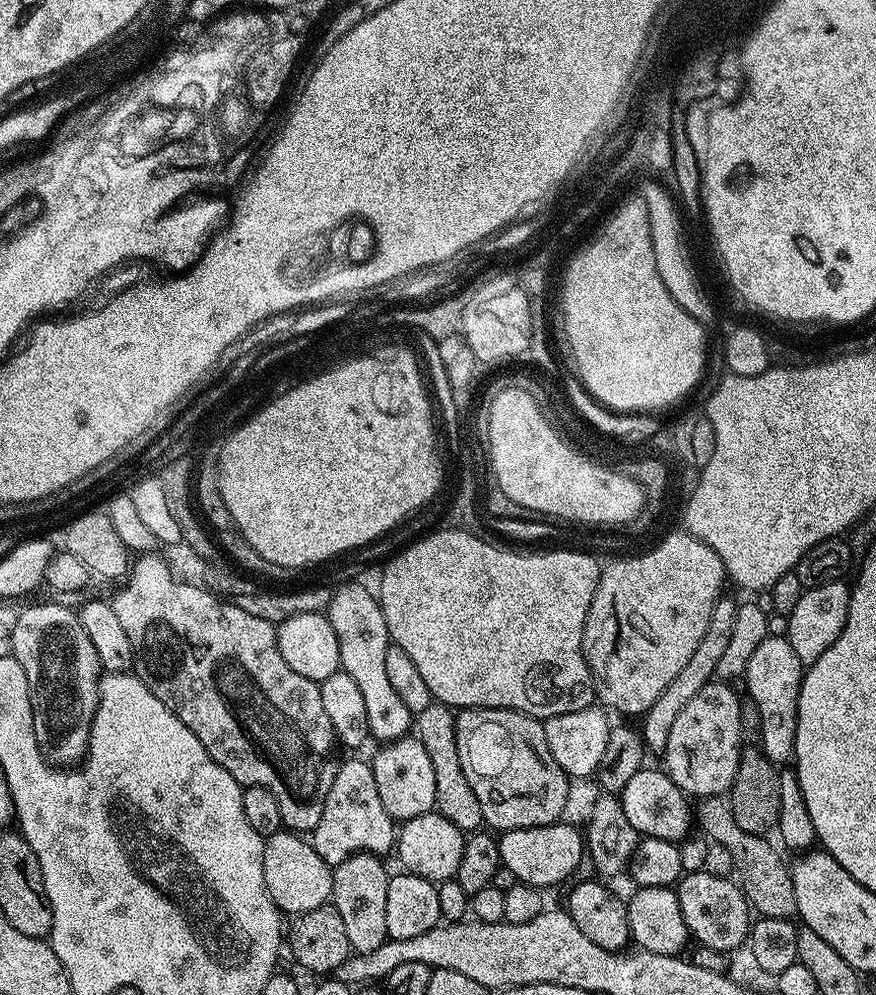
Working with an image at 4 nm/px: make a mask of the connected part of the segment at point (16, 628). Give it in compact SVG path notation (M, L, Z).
M32 604L29 608L24 608L16 616L16 621L11 621L12 630L12 655L22 666L22 670L26 674L26 682L28 683L28 697L32 703L32 717L34 718L34 738L36 744L40 748L40 753L44 755L45 760L49 764L63 768L71 769L73 766L79 765L84 757L88 754L88 738L92 729L92 719L96 717L96 707L100 701L100 682L102 679L102 669L98 662L98 654L94 651L94 644L90 642L90 638L86 634L86 630L82 630L80 625L80 617L75 611L72 612L64 604Z

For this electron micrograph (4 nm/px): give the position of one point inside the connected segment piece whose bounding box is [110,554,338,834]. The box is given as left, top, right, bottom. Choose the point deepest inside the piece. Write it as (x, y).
(217, 668)

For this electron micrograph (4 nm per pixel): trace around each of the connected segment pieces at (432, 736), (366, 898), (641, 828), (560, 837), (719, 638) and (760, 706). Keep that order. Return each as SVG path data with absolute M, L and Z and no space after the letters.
M434 702L426 706L426 710L415 713L414 735L416 739L426 746L426 754L430 757L430 767L434 770L434 798L436 799L435 811L442 814L442 818L450 818L454 826L458 826L465 834L471 834L484 824L482 806L478 806L478 797L474 794L466 773L462 771L462 761L458 759L458 734L456 733L456 712L446 704Z
M356 852L346 862L332 868L331 907L342 914L346 926L348 947L353 953L363 954L377 950L388 939L386 930L386 890L390 872L384 869L379 855L372 852Z
M651 766L640 768L638 774L634 774L630 782L626 782L624 789L618 793L622 810L626 813L630 826L634 826L634 830L639 832L641 837L653 836L680 842L693 831L694 808L689 797L670 779L667 771L657 768Z
M557 822L537 828L519 828L504 832L499 837L500 863L516 875L522 884L532 884L541 890L548 890L551 884L560 884L586 856L586 836L572 824Z
M728 594L721 595L714 606L714 614L710 614L706 634L702 634L702 642L698 642L698 650L694 650L690 662L686 662L686 666L682 666L682 671L674 678L674 682L670 682L670 686L666 686L666 690L662 690L662 694L658 694L658 702L654 702L654 706L650 706L650 710L643 713L642 735L644 747L649 753L663 754L666 750L666 742L670 738L670 730L673 728L678 714L682 714L682 709L698 695L698 690L702 690L702 686L713 683L718 670L718 662L722 659L726 645L730 643L730 634L734 631L734 616L737 607L737 601L732 601Z
M768 636L754 650L746 666L743 678L747 688L747 699L752 699L756 716L760 719L758 747L775 766L784 766L794 756L794 738L798 724L798 694L804 681L806 665L794 654L787 636Z

